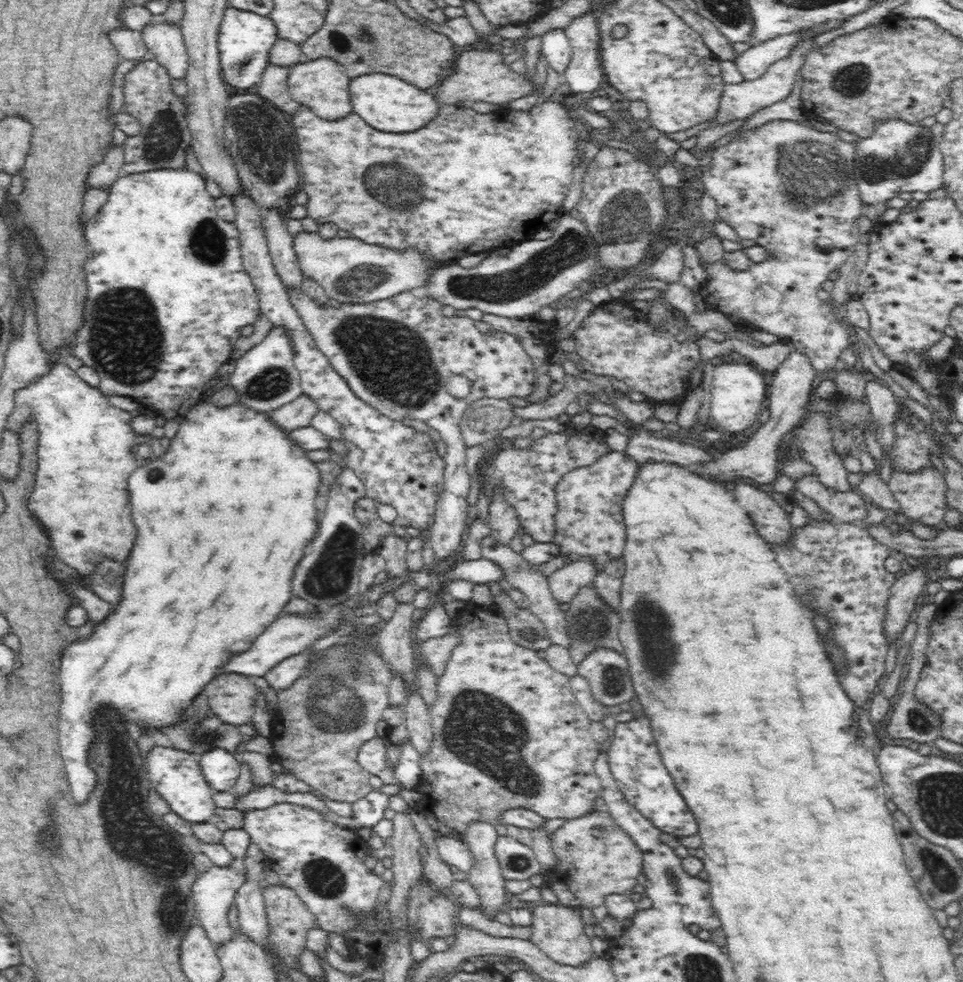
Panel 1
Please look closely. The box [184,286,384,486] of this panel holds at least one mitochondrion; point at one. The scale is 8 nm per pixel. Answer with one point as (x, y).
(275, 381)

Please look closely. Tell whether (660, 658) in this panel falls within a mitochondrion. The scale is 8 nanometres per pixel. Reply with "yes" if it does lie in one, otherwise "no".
yes

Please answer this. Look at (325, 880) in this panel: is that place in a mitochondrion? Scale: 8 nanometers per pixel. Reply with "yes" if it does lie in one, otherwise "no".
yes

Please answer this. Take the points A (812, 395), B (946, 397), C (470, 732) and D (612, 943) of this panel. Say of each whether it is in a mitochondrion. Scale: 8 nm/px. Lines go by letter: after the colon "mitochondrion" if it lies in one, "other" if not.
A: other
B: other
C: mitochondrion
D: other

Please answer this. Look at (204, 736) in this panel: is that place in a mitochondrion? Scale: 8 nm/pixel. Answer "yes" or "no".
yes

